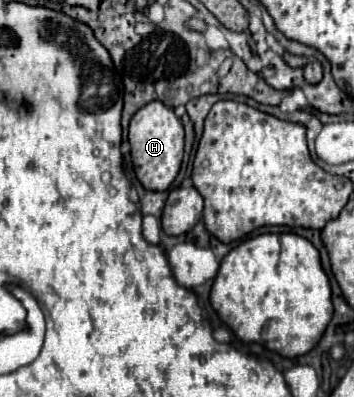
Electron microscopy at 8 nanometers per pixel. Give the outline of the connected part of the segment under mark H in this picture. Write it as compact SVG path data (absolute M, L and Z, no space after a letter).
M151 101L131 117L129 123L129 145L133 171L147 191L165 191L179 173L183 161L183 125L173 109L165 107L161 101Z

